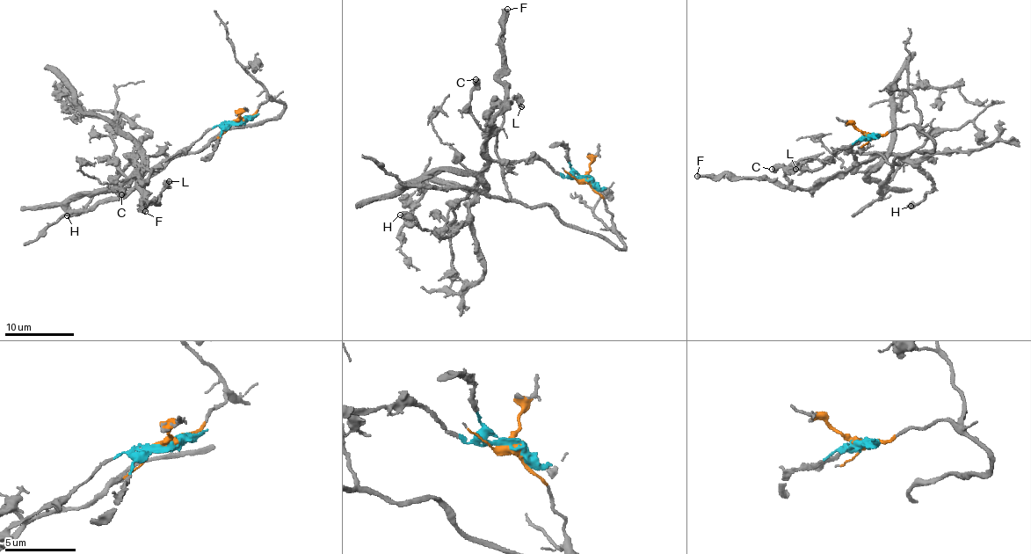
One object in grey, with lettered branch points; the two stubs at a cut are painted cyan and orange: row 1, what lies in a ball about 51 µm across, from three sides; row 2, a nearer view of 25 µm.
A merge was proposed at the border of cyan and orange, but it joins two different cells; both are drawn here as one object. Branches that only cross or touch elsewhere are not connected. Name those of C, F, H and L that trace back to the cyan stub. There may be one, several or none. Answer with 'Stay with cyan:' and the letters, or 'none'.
Stay with cyan: F, H, L

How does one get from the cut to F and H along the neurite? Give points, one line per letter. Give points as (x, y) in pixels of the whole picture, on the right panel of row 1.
F: (869, 139), (869, 135), (851, 148), (855, 163), (848, 170), (816, 182), (805, 190), (768, 179), (697, 176)
H: (869, 139), (869, 135), (851, 148), (856, 164), (881, 153), (896, 153), (932, 182), (932, 188), (911, 205)

